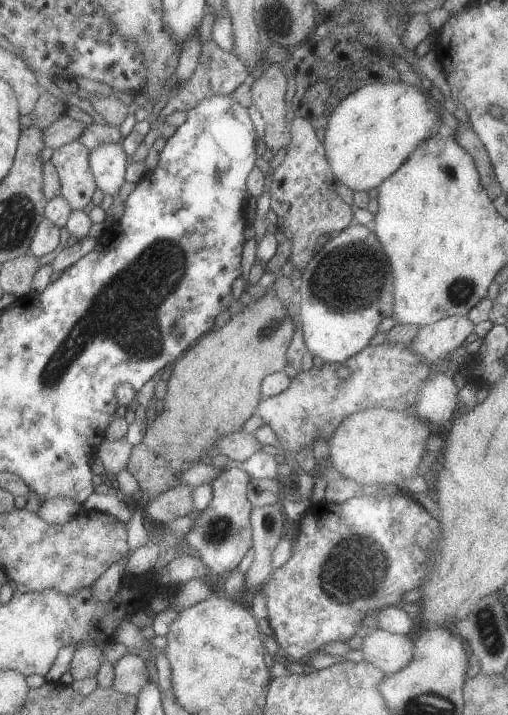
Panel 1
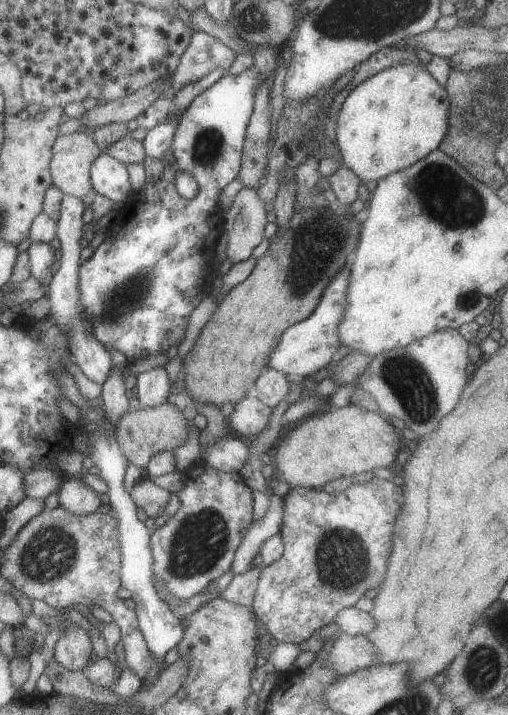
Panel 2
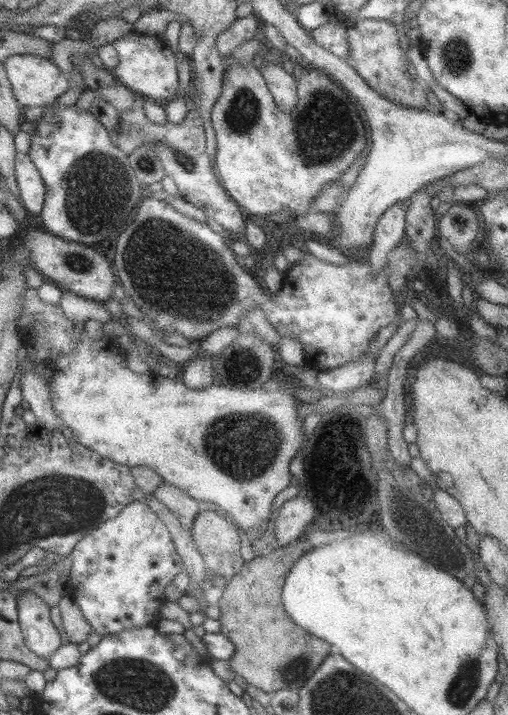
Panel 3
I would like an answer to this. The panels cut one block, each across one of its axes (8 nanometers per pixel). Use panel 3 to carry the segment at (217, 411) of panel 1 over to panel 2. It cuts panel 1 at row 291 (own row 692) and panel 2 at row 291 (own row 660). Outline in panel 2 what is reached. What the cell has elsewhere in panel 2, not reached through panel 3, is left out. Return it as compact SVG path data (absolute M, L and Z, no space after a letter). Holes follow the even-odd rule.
M329 208L325 215L315 209L294 212L288 230L277 230L269 242L251 274L243 282L232 286L217 302L212 318L207 321L193 348L183 358L180 379L187 399L220 407L227 402L235 404L246 396L245 390L267 368L270 354L281 333L292 324L305 320L313 312L327 282L333 278L339 266L347 264L347 213L339 216Z

